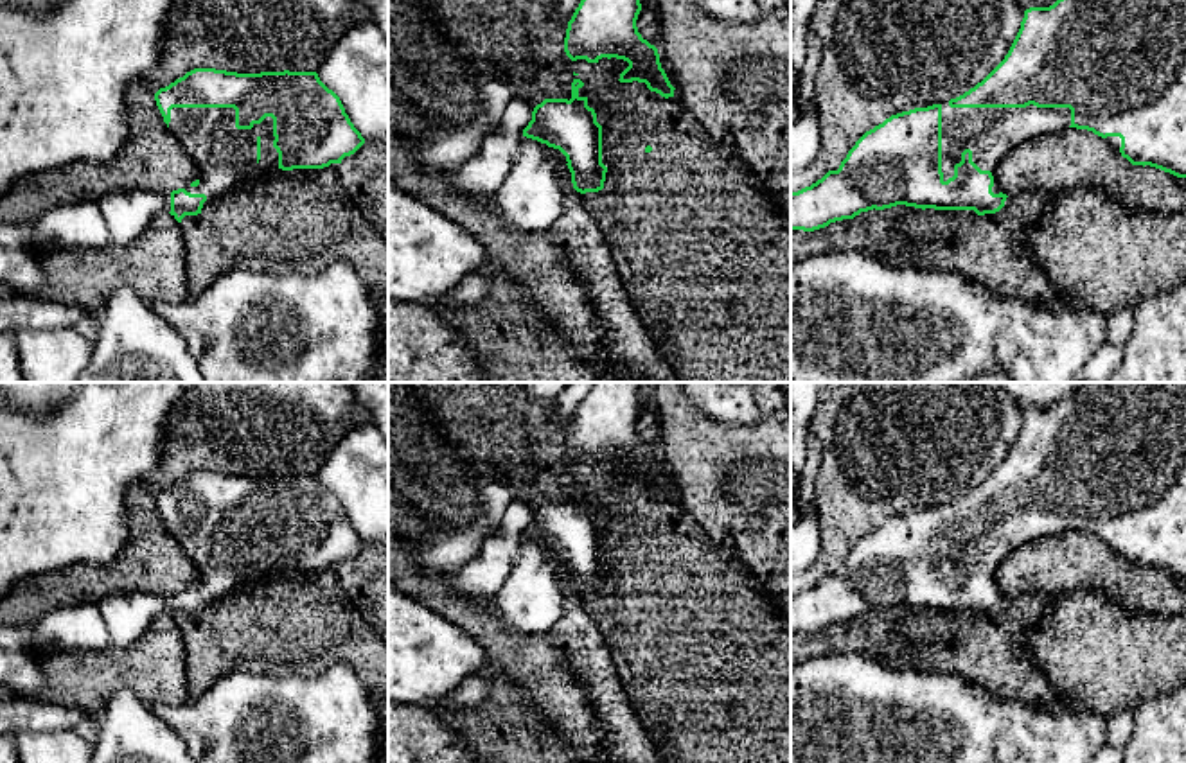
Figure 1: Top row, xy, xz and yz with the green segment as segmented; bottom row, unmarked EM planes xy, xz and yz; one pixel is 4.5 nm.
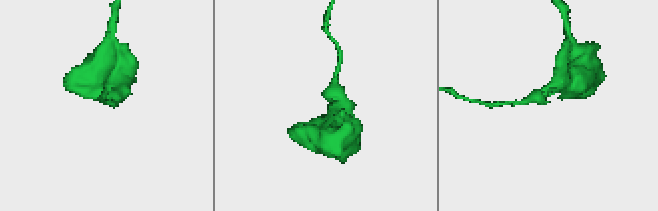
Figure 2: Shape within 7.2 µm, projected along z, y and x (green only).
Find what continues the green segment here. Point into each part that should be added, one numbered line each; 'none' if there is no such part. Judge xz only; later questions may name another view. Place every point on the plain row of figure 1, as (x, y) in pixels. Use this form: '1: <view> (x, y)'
1: xz (532, 600)

